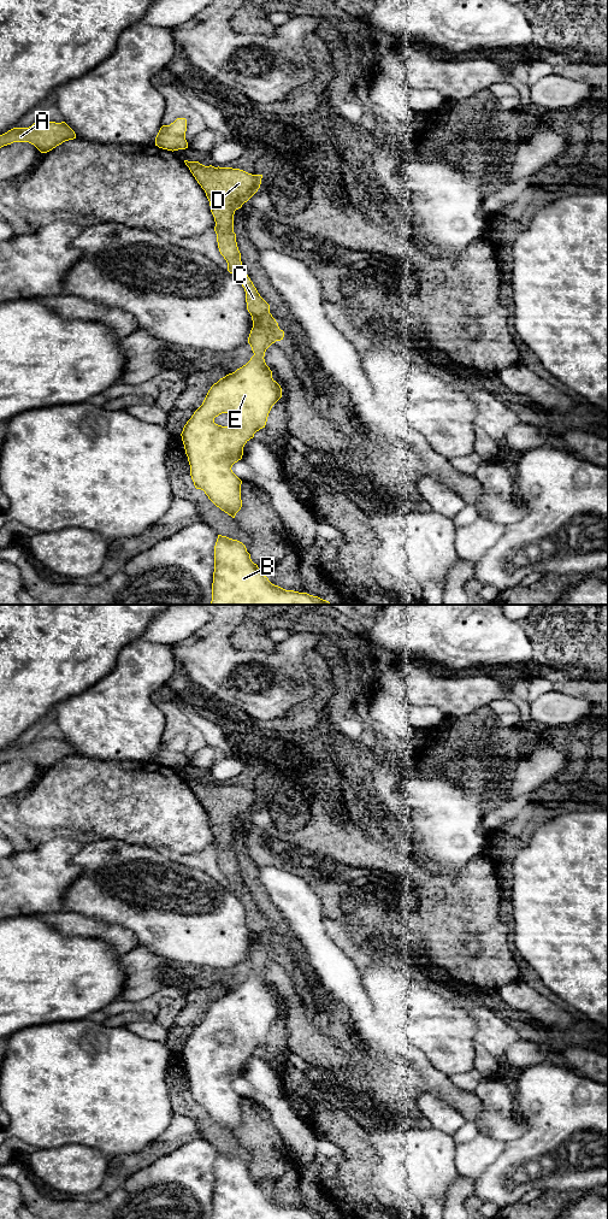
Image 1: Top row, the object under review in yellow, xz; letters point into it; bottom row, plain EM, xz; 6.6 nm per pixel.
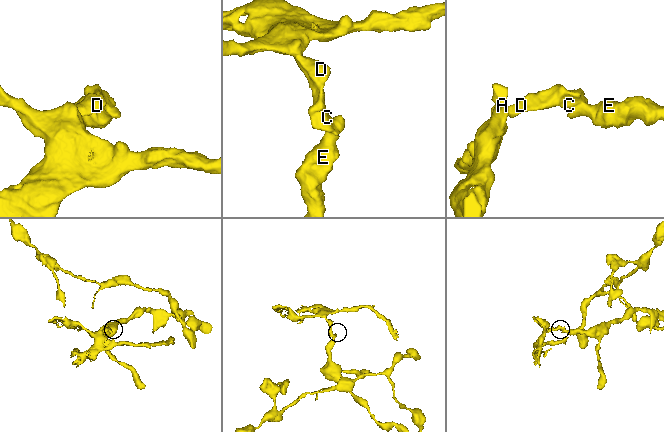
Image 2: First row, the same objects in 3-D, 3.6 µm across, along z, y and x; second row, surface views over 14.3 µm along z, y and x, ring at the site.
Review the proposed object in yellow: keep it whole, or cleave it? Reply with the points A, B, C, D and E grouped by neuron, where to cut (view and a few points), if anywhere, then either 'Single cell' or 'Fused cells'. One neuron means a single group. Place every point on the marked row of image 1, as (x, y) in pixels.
Groups: A C D / B E. Split along xz (275, 322), (271, 324), (265, 319), (257, 319), (253, 323). Fused cells

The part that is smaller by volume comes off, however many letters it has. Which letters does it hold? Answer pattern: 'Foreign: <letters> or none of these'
Foreign: A, C, D

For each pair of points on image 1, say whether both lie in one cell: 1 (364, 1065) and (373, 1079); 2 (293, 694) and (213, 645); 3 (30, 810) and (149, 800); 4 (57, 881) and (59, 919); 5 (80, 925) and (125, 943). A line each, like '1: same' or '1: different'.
1: same
2: same
3: same
4: different
5: same

